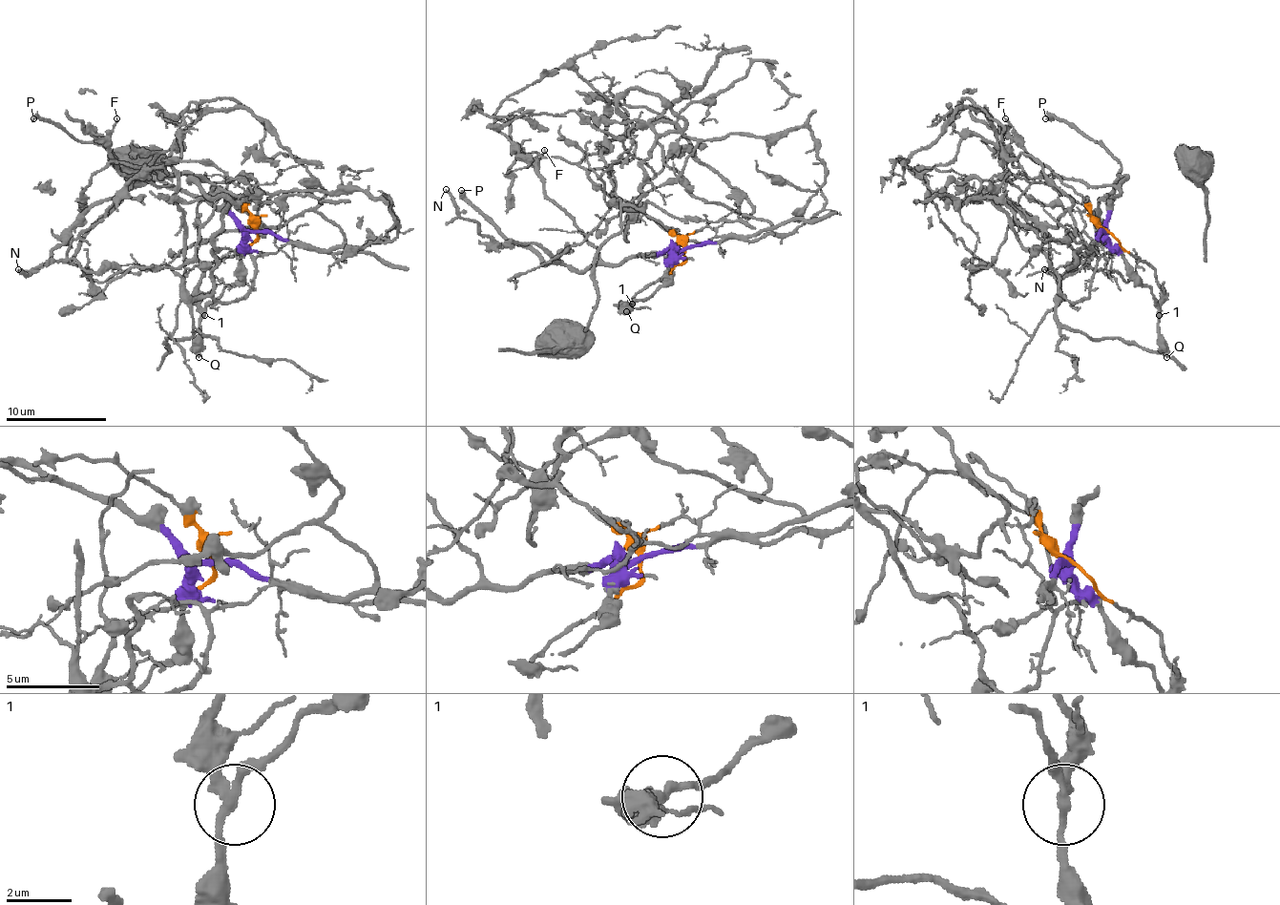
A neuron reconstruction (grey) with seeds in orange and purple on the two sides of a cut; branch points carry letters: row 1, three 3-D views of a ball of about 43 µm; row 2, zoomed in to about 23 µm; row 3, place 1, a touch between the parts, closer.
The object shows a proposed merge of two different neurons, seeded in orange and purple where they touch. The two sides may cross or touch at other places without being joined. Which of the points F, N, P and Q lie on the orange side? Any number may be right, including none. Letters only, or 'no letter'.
no letter

